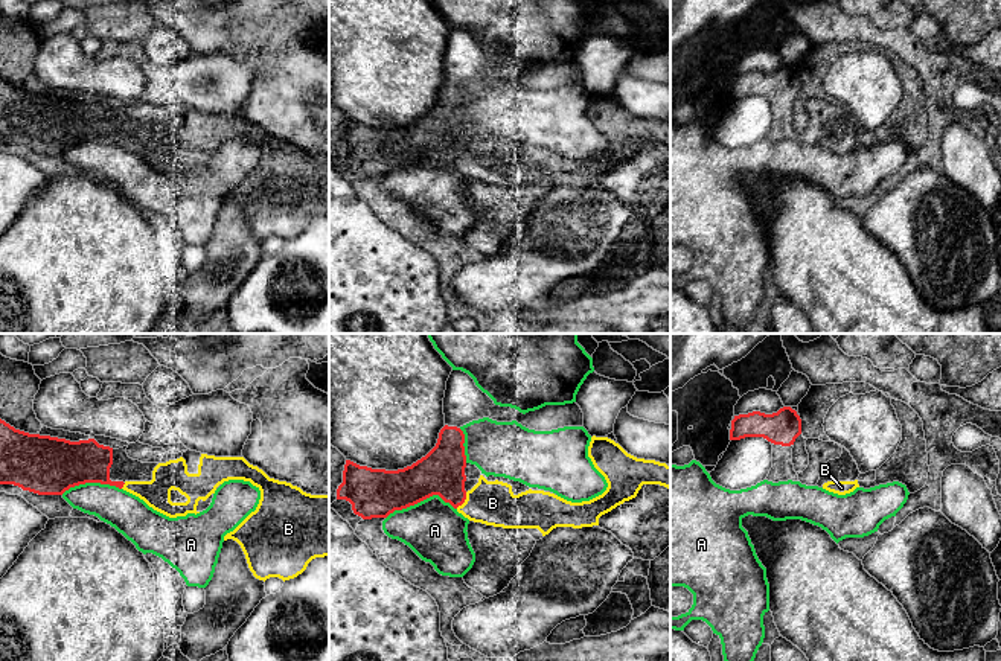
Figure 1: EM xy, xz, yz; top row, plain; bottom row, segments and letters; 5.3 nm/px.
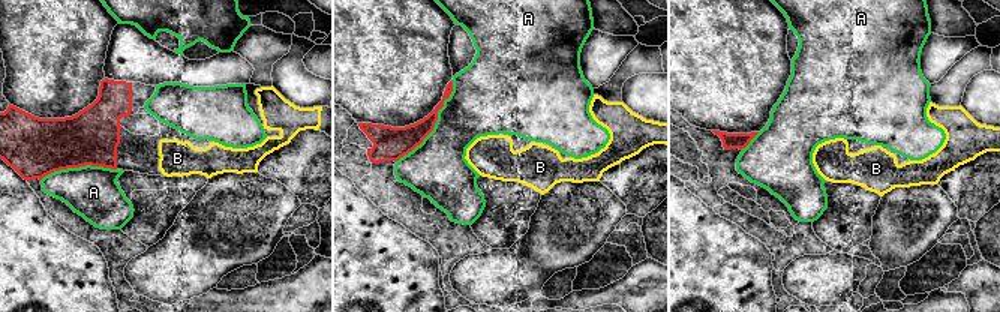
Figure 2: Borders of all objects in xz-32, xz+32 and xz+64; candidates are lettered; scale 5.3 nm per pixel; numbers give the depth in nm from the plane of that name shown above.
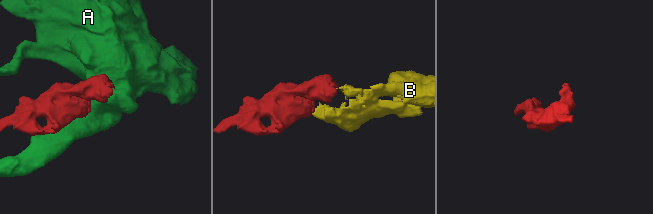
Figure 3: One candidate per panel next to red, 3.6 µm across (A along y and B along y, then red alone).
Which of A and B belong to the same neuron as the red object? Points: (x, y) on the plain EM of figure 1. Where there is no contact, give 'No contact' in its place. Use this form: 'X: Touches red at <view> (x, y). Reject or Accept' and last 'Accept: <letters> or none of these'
A: Touches red at xz (421, 159). Reject
B: Touches red at xz (463, 160). Accept
Accept: B

